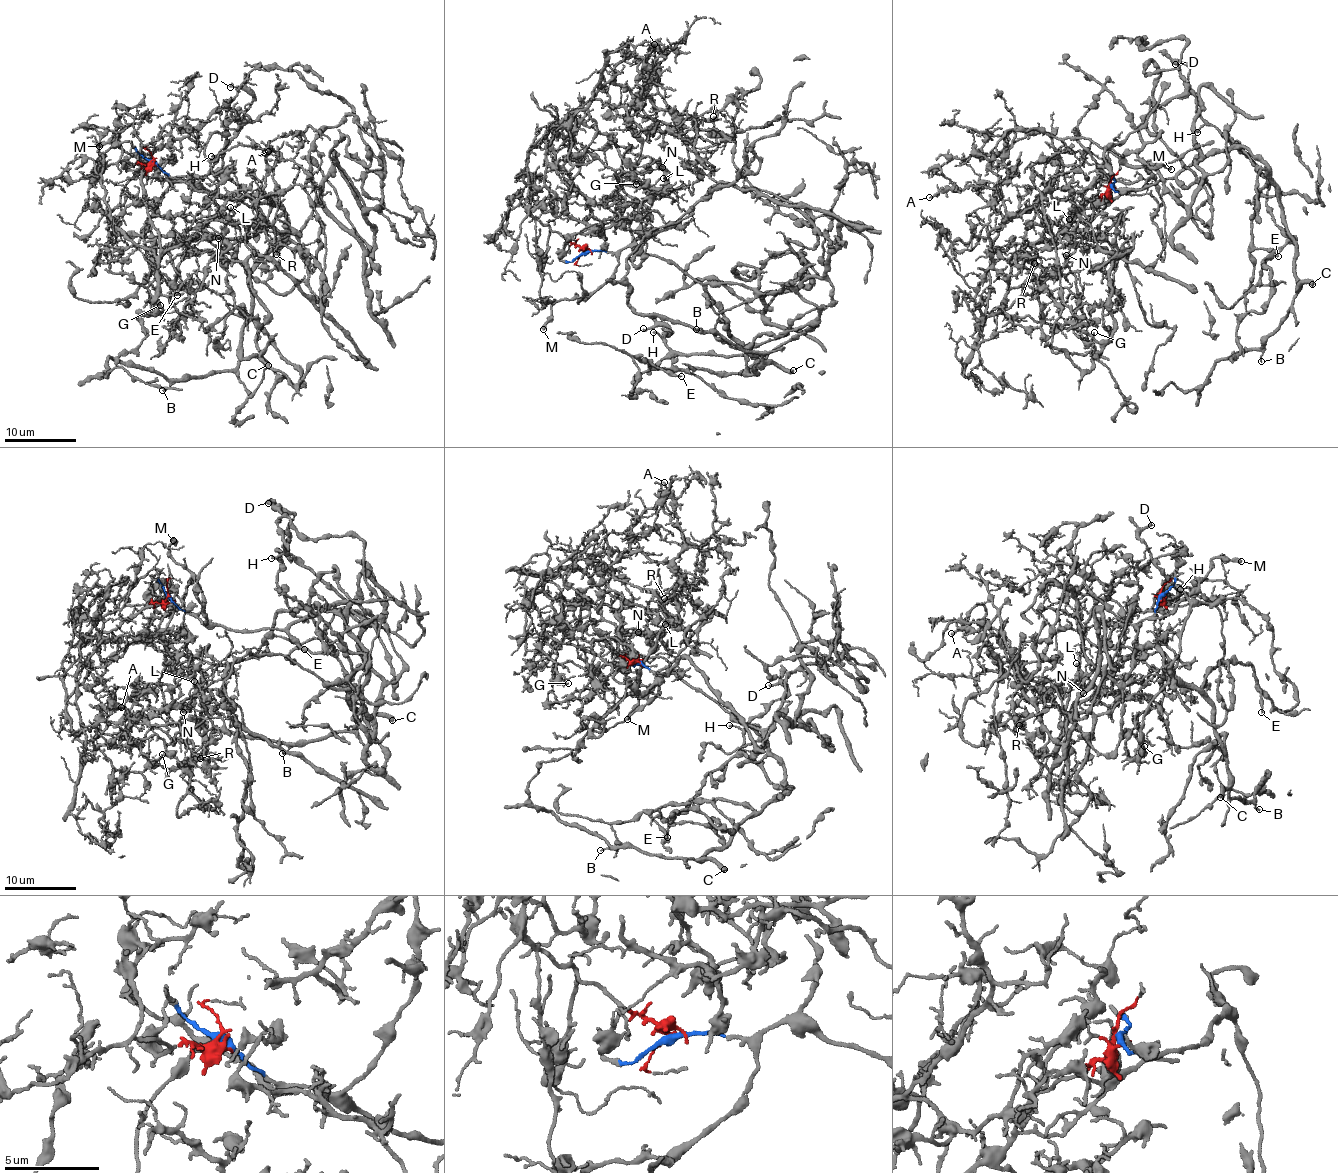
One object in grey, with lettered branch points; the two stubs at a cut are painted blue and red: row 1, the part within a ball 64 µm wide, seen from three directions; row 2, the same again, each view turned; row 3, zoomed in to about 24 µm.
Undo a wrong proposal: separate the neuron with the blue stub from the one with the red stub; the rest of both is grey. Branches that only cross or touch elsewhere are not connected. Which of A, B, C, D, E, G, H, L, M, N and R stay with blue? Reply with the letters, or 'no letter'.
B, C, D, E, H, M

